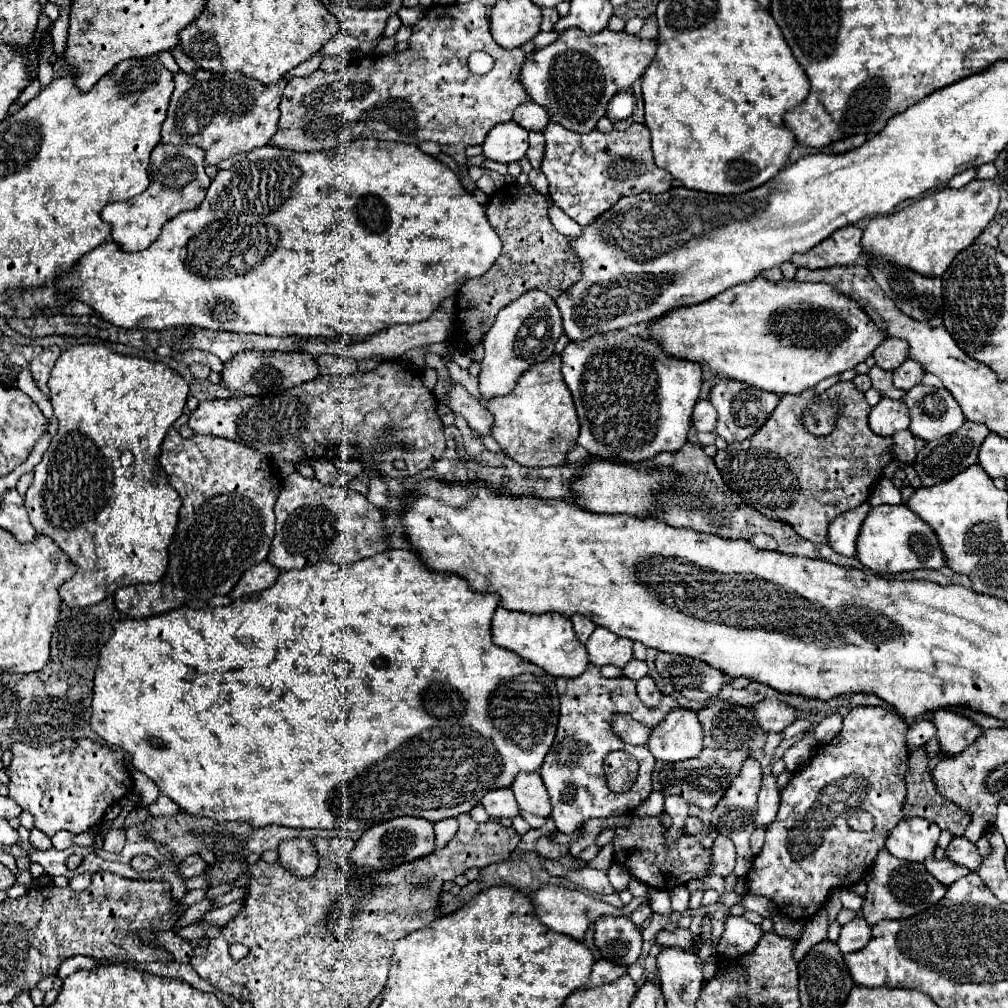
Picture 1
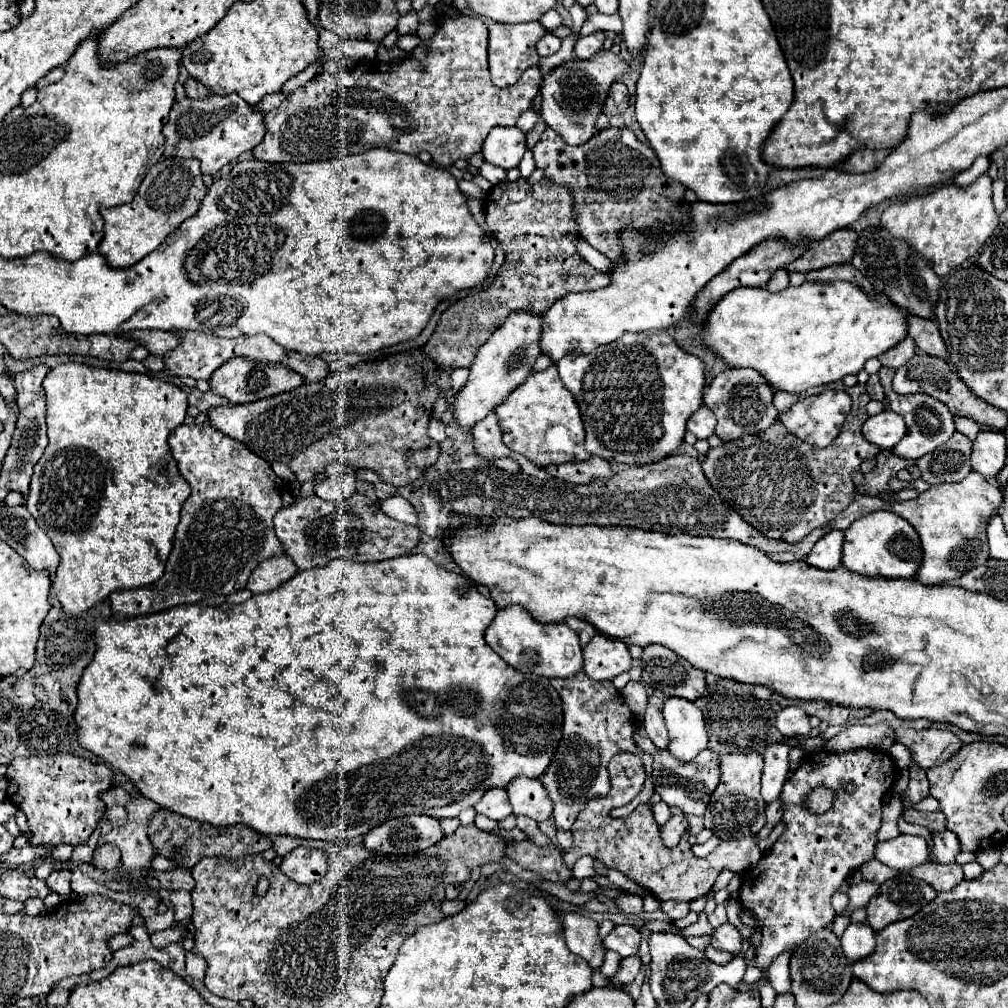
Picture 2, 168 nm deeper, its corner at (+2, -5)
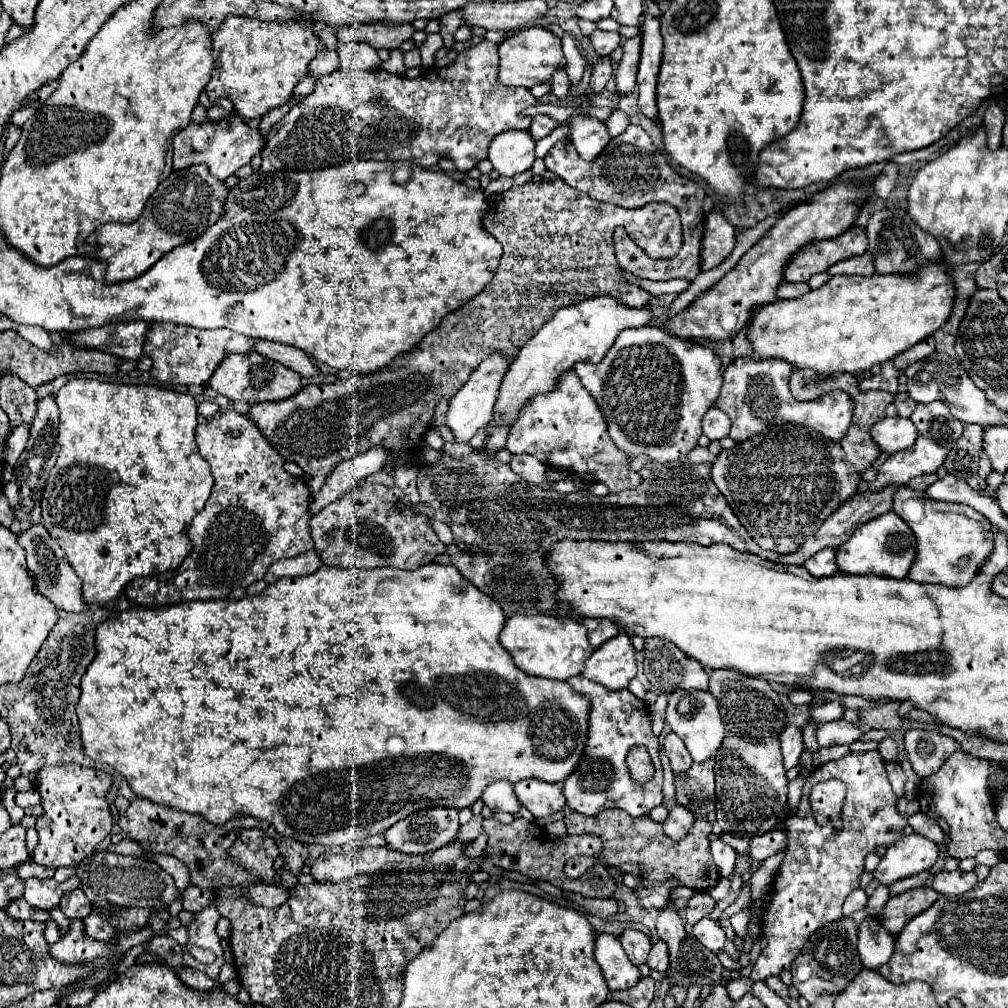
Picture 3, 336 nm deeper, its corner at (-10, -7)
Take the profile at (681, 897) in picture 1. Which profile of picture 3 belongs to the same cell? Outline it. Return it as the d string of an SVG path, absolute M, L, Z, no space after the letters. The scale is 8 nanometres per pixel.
M697 893L693 899L689 899L687 909L685 909L685 917L689 925L695 925L697 921L701 921L703 917L707 917L715 907L715 901L711 899L709 893Z

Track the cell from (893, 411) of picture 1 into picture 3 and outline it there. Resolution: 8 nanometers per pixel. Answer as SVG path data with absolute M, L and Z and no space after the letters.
M885 417L873 425L871 439L879 445L881 451L891 455L901 449L909 449L917 439L917 429L911 419Z

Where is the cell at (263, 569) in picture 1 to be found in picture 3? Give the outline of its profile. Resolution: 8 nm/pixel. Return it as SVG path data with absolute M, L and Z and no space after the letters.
M311 549L311 551L305 551L297 557L291 557L291 559L281 559L279 563L273 563L273 567L269 567L267 575L265 575L265 581L267 583L275 583L277 579L281 577L299 577L299 575L309 575L309 573L315 573L319 567L321 567L321 559L319 555Z

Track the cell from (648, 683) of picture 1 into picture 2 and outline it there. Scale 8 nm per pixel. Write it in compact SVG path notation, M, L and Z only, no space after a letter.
M647 703L645 715L643 715L643 727L649 735L649 739L659 747L659 749L667 749L667 729L665 729L665 721L661 717L661 709L657 709L655 705Z

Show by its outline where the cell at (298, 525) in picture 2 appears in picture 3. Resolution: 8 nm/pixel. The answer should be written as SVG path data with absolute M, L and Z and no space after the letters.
M361 483L357 491L349 491L345 499L337 499L337 503L329 503L323 511L311 517L311 535L315 541L315 551L321 561L329 567L357 567L357 569L373 569L373 567L397 567L413 571L421 565L433 563L437 555L445 551L445 545L435 535L429 517L413 511L403 505L401 499L393 499L393 491L383 483Z

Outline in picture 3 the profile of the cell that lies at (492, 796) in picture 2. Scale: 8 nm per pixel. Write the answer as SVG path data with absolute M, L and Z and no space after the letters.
M507 781L491 783L491 785L483 791L481 801L483 801L485 805L489 805L489 807L493 809L493 813L505 811L505 813L515 815L515 813L519 811L517 795L515 795L515 791L513 791L513 785L509 785Z

